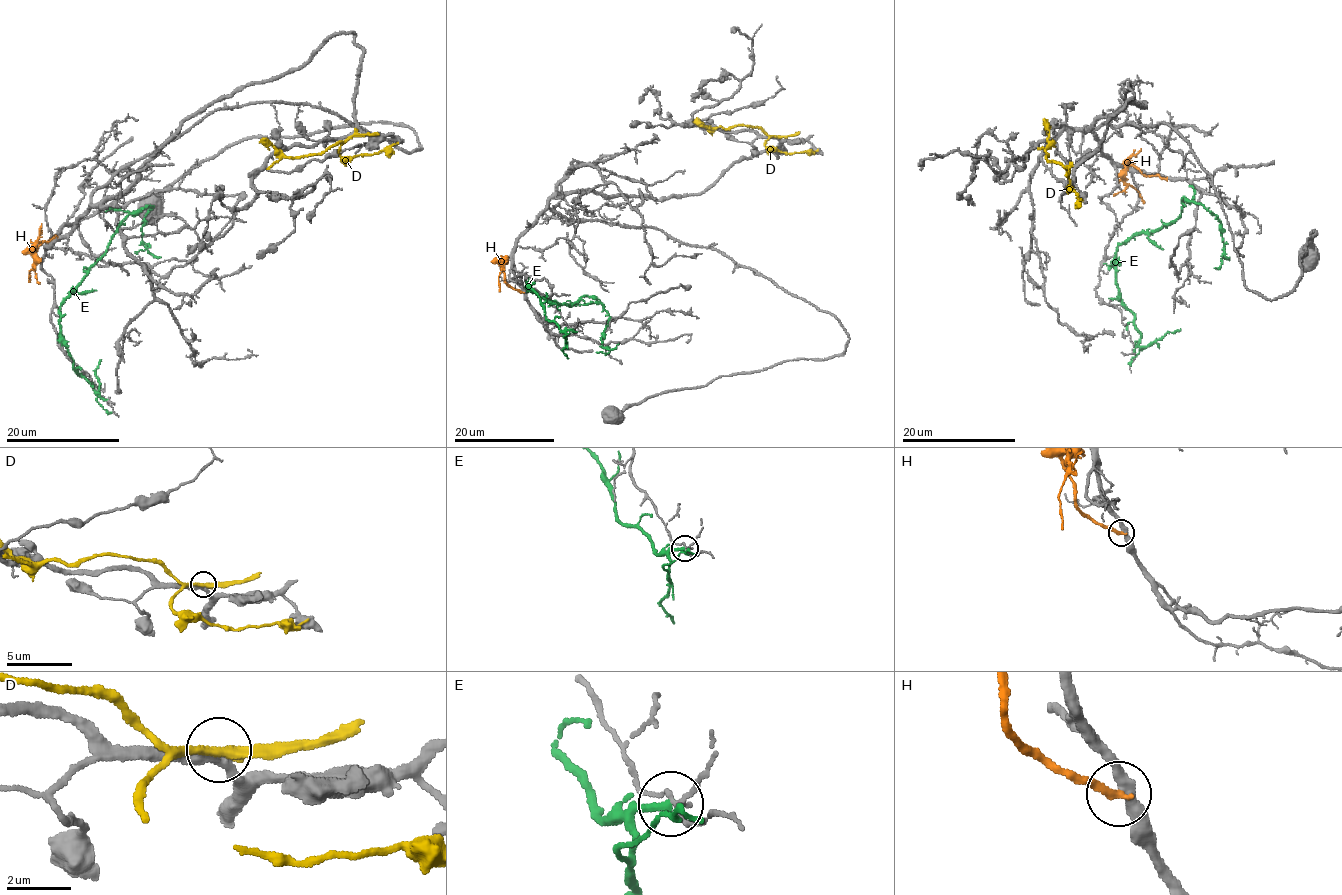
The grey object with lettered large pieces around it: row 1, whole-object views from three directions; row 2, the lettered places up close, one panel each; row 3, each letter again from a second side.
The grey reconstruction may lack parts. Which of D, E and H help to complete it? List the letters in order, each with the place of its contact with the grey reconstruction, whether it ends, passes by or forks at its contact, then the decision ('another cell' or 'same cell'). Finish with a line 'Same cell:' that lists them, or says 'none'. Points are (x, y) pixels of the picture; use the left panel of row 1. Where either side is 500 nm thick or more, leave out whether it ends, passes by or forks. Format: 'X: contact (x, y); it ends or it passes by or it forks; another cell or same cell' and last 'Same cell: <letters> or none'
D: contact (353, 134); it passes by; another cell
E: contact (106, 399); it ends; another cell
H: contact (56, 235); it ends; another cell
Same cell: none

